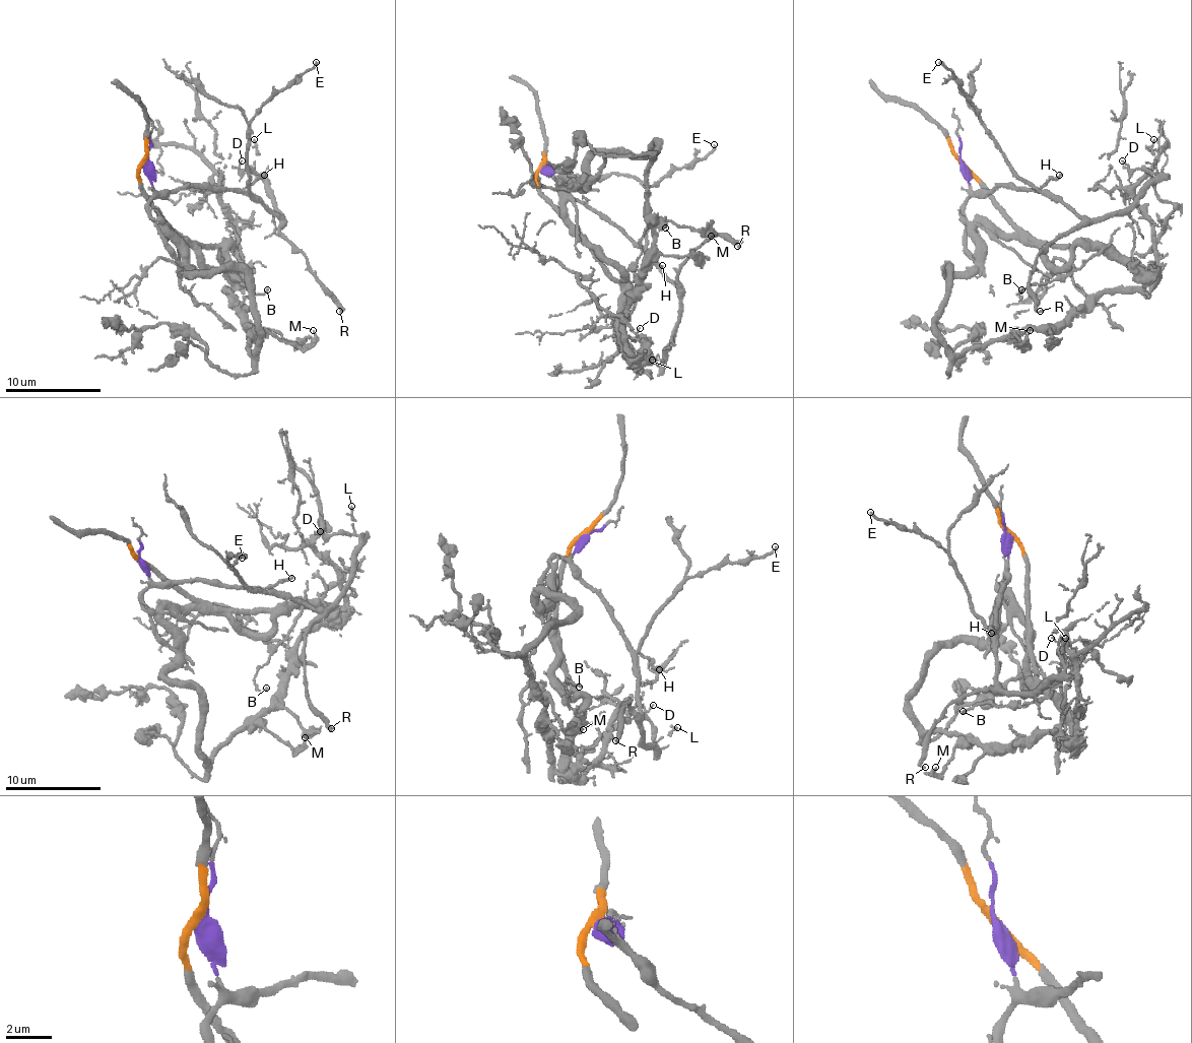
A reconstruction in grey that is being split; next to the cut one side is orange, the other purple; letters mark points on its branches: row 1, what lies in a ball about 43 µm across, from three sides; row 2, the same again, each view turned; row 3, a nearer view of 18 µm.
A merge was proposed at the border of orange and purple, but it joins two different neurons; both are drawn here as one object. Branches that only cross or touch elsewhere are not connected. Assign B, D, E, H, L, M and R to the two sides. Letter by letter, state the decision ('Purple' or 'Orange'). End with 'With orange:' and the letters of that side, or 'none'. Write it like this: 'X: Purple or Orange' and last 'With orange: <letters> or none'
B: Orange
D: Purple
E: Purple
H: Purple
L: Purple
M: Orange
R: Purple
With orange: B, M

